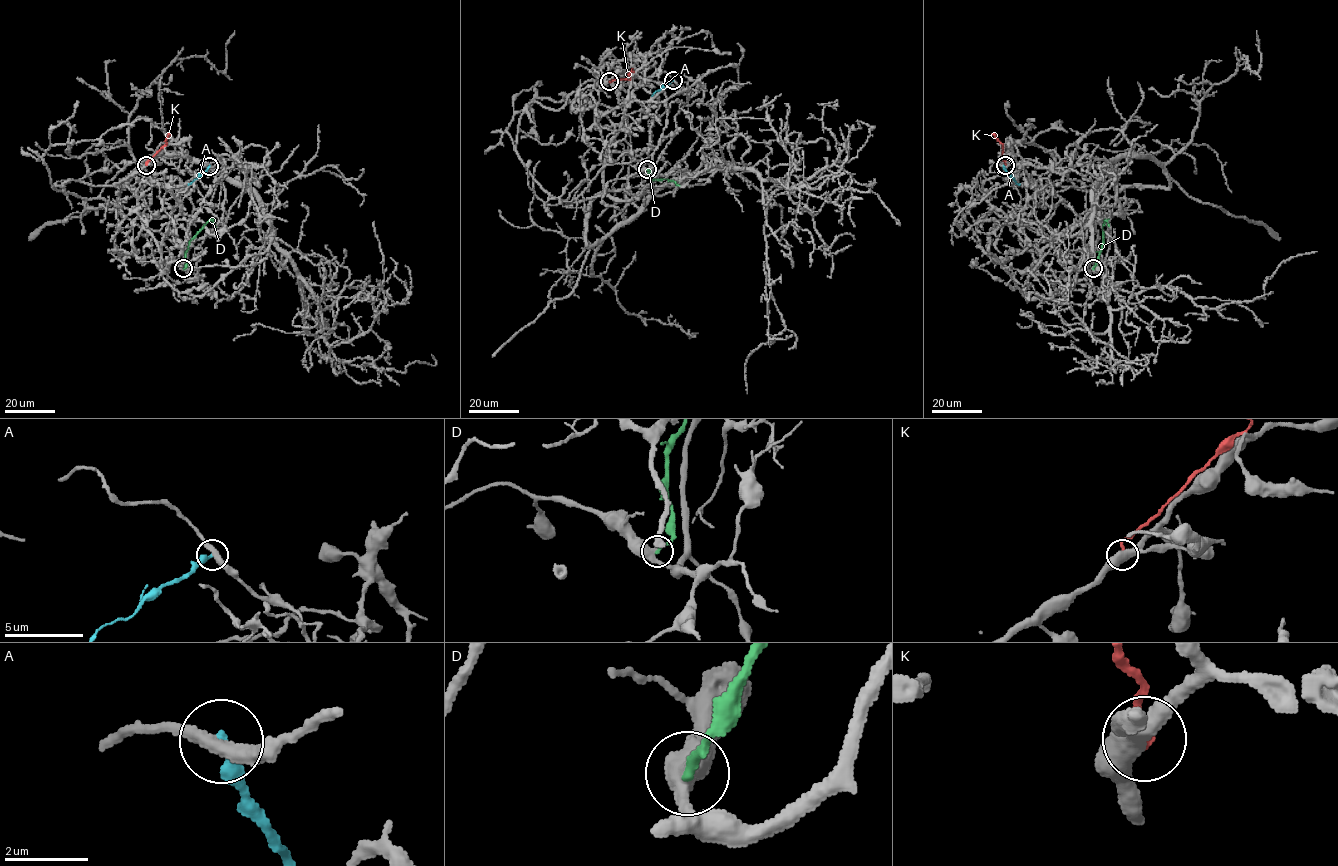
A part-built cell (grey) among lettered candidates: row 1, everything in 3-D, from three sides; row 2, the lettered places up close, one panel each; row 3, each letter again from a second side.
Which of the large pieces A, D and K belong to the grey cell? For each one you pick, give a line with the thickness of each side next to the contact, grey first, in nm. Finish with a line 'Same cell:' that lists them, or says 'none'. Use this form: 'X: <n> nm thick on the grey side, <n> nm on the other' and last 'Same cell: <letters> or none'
Same cell: none

